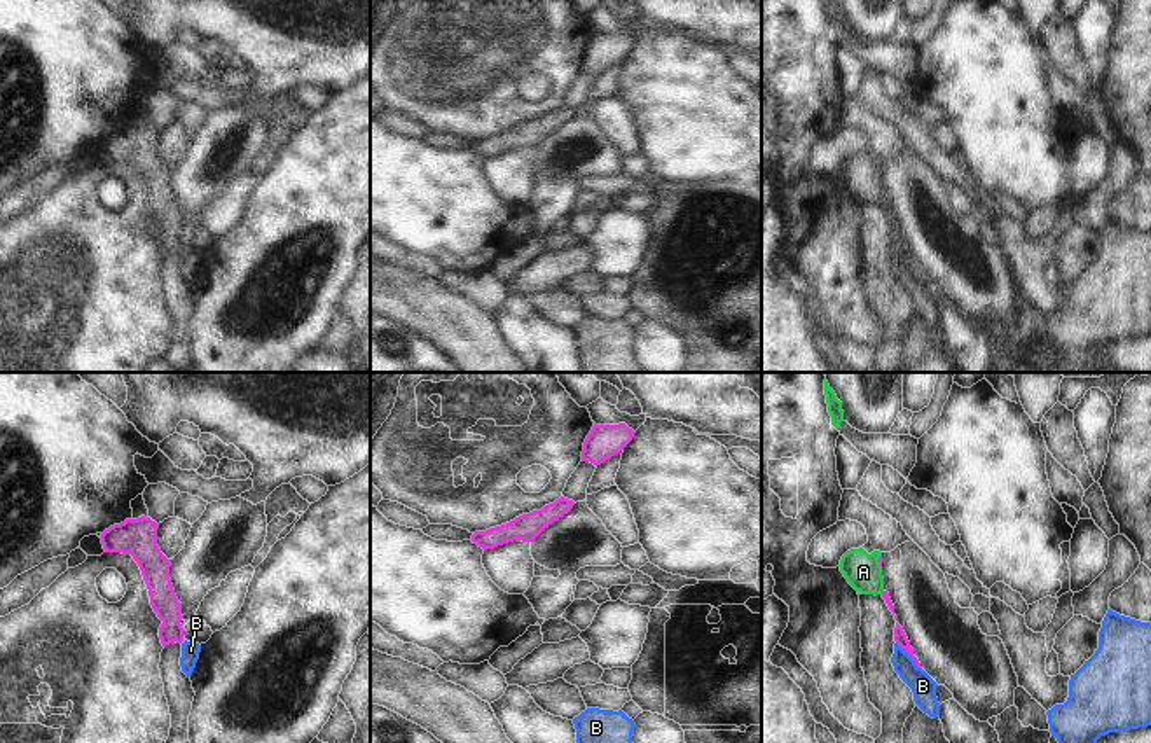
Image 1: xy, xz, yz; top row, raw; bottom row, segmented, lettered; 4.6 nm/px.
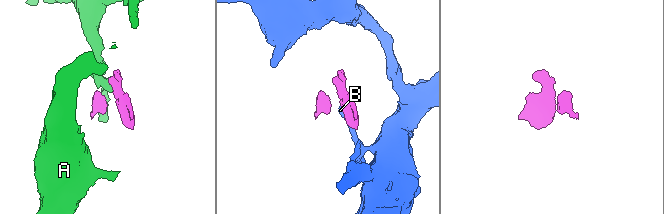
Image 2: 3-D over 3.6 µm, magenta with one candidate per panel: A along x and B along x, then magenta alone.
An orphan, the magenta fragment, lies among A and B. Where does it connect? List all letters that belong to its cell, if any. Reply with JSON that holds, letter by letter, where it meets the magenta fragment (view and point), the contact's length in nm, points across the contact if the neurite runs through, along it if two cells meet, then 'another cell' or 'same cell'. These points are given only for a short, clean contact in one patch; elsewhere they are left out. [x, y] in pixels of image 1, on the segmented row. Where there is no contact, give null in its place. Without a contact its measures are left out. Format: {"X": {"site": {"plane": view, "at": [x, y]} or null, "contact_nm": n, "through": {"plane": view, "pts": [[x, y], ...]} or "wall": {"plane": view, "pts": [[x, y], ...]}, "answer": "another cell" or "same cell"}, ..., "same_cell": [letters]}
{"A": {"site": {"plane": "yz", "at": [879, 562]}, "contact_nm": 60, "through": {"plane": "yz", "pts": [[881, 556], [879, 562], [863, 572]]}, "answer": "same cell"}, "B": {"site": {"plane": "yz", "at": [909, 654]}, "contact_nm": 170, "wall": {"plane": "yz", "pts": [[896, 642], [919, 668]]}, "answer": "another cell"}, "same_cell": ["A"]}

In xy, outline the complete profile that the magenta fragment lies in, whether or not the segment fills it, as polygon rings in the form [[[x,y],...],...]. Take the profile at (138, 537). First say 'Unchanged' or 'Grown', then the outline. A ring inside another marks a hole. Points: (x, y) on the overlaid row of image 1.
Unchanged. [[[145,516],[126,519],[105,530],[101,544],[105,552],[131,554],[138,563],[148,589],[150,605],[162,621],[159,638],[162,647],[166,647],[173,642],[183,642],[183,628],[180,624],[183,615],[182,603],[169,579],[171,559],[157,545],[157,528],[159,524]]]

